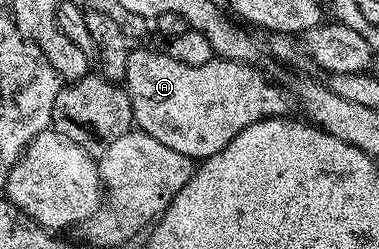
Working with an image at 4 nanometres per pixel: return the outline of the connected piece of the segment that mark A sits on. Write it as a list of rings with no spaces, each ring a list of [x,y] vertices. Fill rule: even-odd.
[[[142,47],[139,49],[131,50],[130,56],[128,57],[128,61],[126,62],[126,78],[124,80],[124,86],[126,89],[126,96],[130,99],[130,104],[132,105],[132,123],[135,128],[139,131],[143,131],[144,133],[148,133],[148,137],[156,137],[156,141],[160,141],[160,145],[168,145],[168,149],[176,149],[176,153],[184,153],[184,157],[188,157],[189,159],[195,161],[201,161],[207,159],[208,157],[212,157],[216,153],[220,153],[220,149],[224,149],[224,145],[228,145],[228,141],[232,141],[232,137],[236,137],[236,133],[240,133],[240,129],[248,129],[248,125],[254,125],[256,121],[264,121],[265,119],[277,119],[279,117],[286,117],[291,114],[290,111],[290,99],[291,96],[288,94],[286,96],[286,91],[282,87],[277,87],[276,84],[273,83],[272,80],[269,79],[266,75],[261,75],[260,72],[257,71],[257,66],[248,64],[248,63],[237,63],[235,59],[219,59],[217,57],[210,59],[204,65],[184,65],[184,61],[176,61],[176,57],[172,57],[165,50],[162,51],[149,51],[148,48]]]

